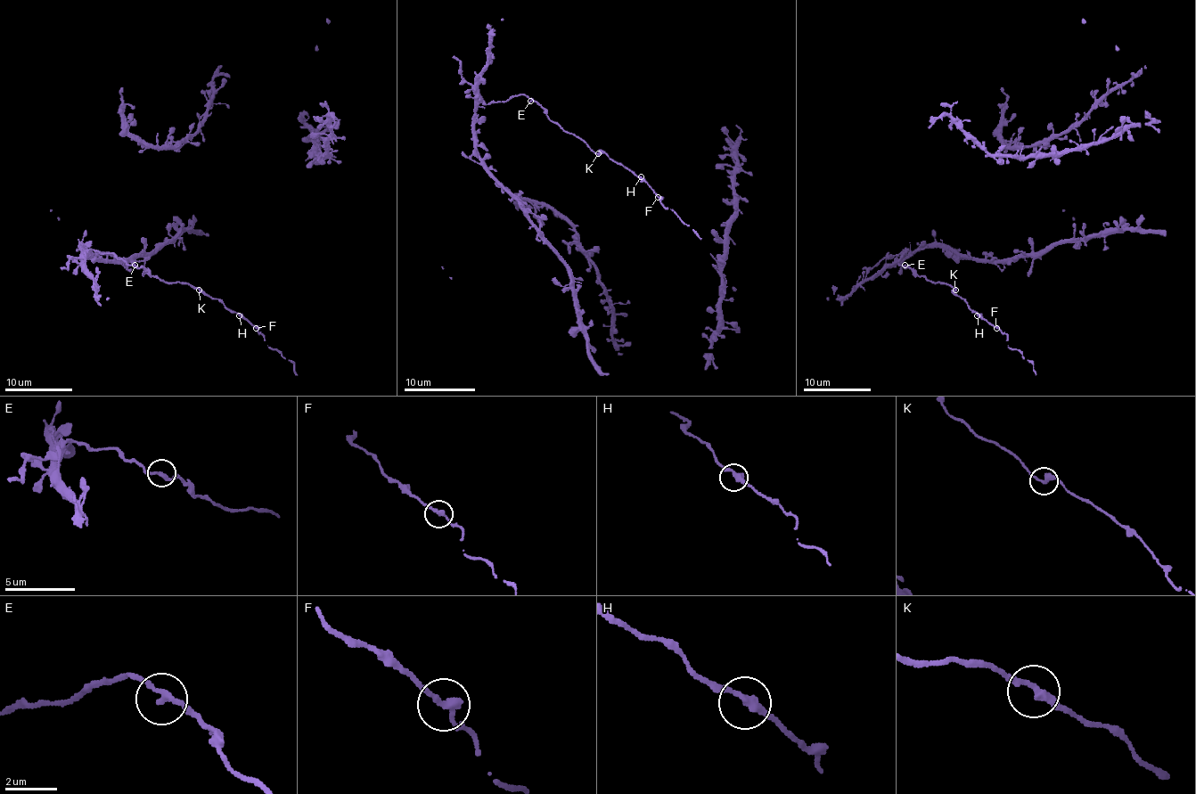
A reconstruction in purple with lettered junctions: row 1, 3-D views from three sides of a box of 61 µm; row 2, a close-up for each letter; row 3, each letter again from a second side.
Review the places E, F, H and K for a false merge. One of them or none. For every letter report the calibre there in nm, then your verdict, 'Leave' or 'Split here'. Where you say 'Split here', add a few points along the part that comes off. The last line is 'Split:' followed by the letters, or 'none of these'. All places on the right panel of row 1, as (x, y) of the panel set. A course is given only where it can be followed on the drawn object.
E: Thickness 200 nm. Leave
F: Thickness 260 nm. Leave
H: Thickness 300 nm. Leave
K: Thickness 280 nm. Leave
Split: none of these

